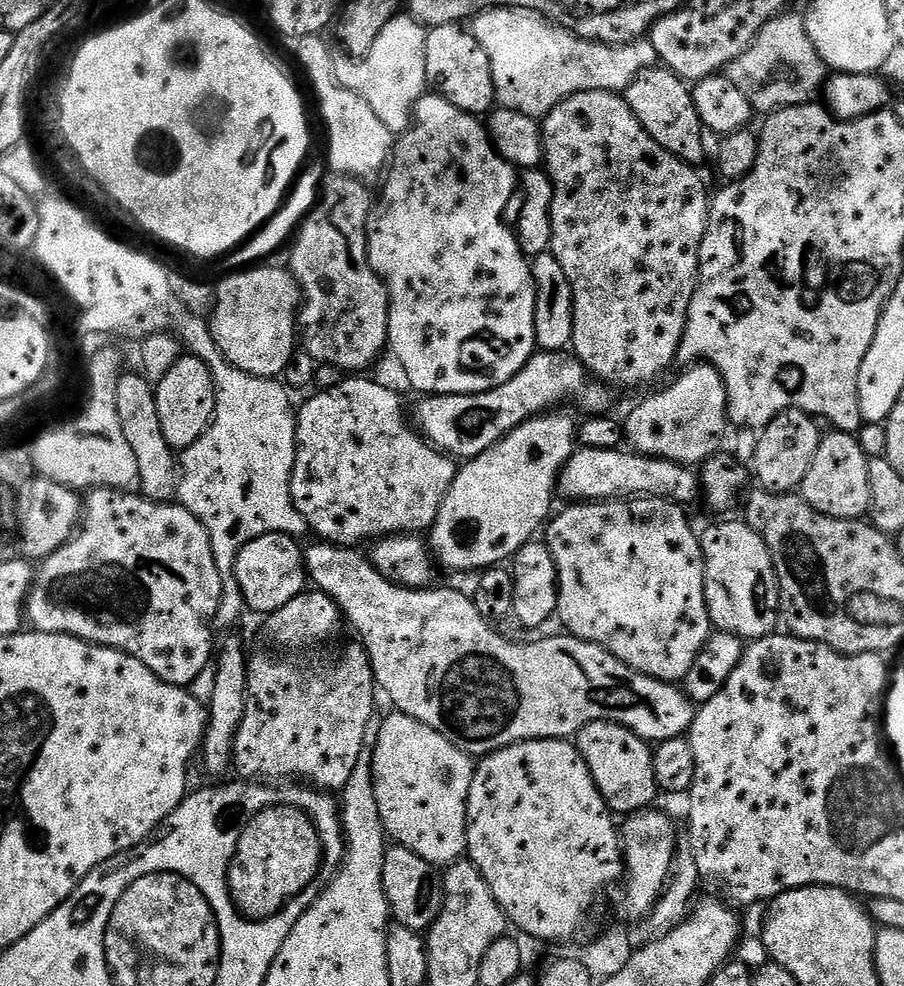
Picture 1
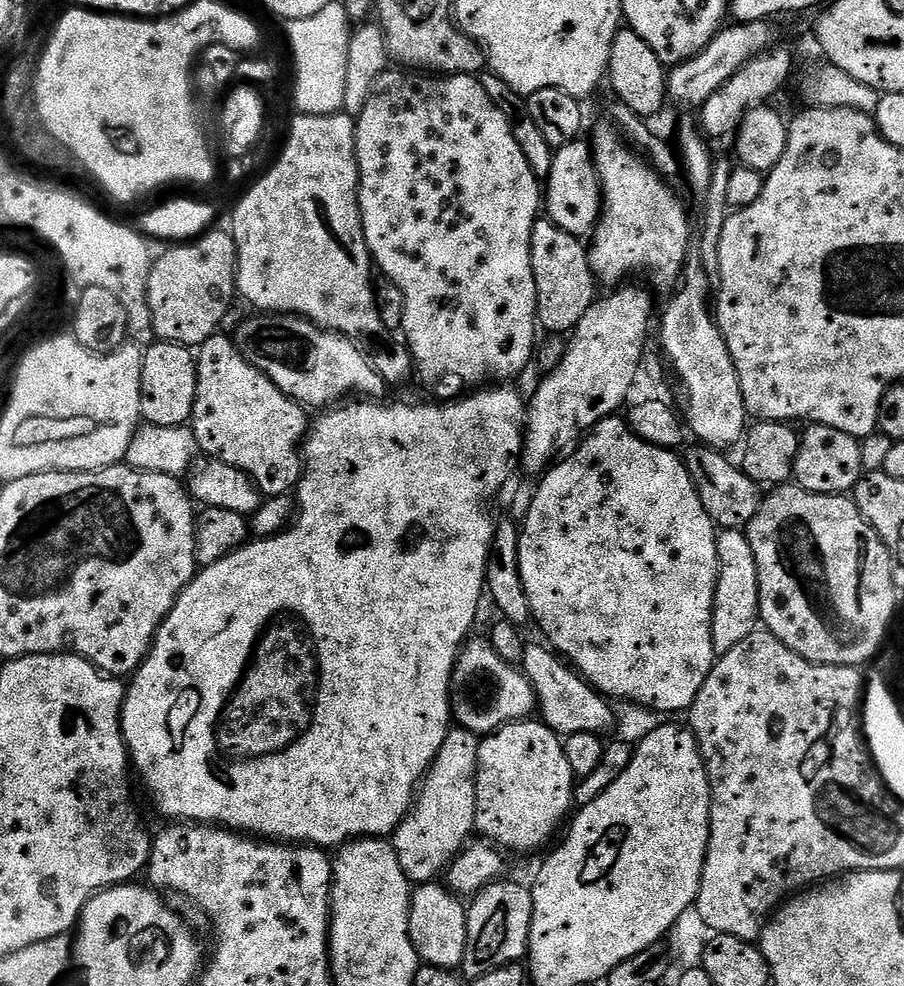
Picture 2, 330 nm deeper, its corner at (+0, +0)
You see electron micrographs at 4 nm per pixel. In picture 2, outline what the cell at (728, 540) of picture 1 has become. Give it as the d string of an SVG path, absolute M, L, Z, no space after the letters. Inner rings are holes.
M738 528L723 529L717 535L718 578L716 579L716 597L712 607L712 645L717 657L722 657L742 638L757 631L760 620L760 587L758 586L758 562L750 546L747 535Z

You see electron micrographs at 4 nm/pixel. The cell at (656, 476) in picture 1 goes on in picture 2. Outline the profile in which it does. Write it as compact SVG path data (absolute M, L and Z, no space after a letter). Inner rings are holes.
M695 446L683 457L690 478L698 490L698 498L702 498L702 506L706 506L706 514L721 529L747 529L748 523L758 514L762 499L761 485L755 484L746 475L743 467L731 464L723 451L707 446Z

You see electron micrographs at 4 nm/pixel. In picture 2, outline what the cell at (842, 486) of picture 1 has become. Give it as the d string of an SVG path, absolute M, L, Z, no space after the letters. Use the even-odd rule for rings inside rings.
M808 424L805 432L798 440L796 461L794 462L794 480L801 488L814 494L826 494L827 496L842 496L851 493L860 481L865 471L864 452L860 449L861 441L850 434L842 434L842 430L834 430L830 426L821 424Z

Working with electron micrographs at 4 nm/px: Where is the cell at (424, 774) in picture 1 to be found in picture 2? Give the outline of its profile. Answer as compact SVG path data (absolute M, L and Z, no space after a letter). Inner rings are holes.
M456 726L442 742L432 767L424 777L418 795L390 843L398 854L398 866L416 886L433 883L445 875L446 869L469 843L476 826L476 763L481 737Z

